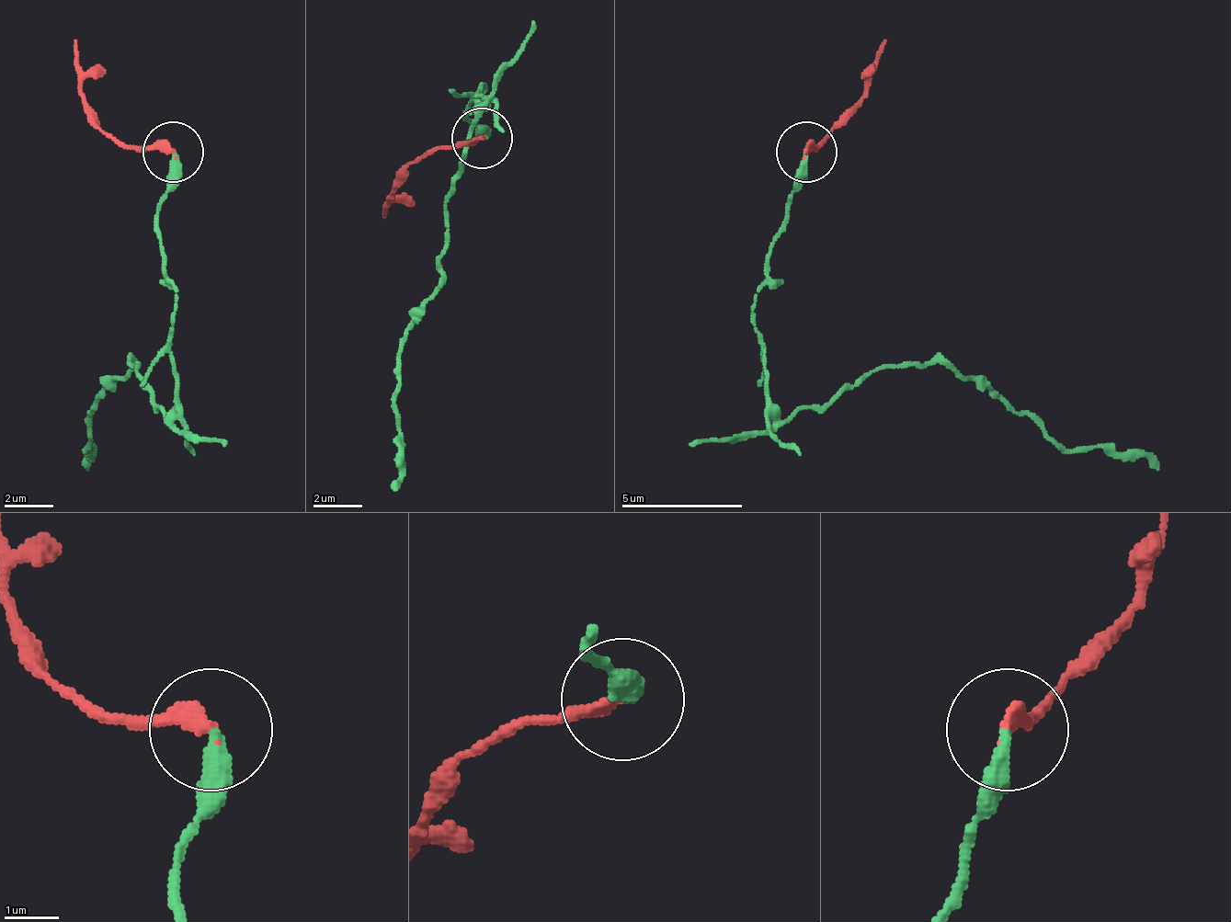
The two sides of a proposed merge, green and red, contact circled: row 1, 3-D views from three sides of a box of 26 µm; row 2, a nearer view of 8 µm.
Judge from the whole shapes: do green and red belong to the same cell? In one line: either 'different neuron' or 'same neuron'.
different neuron

